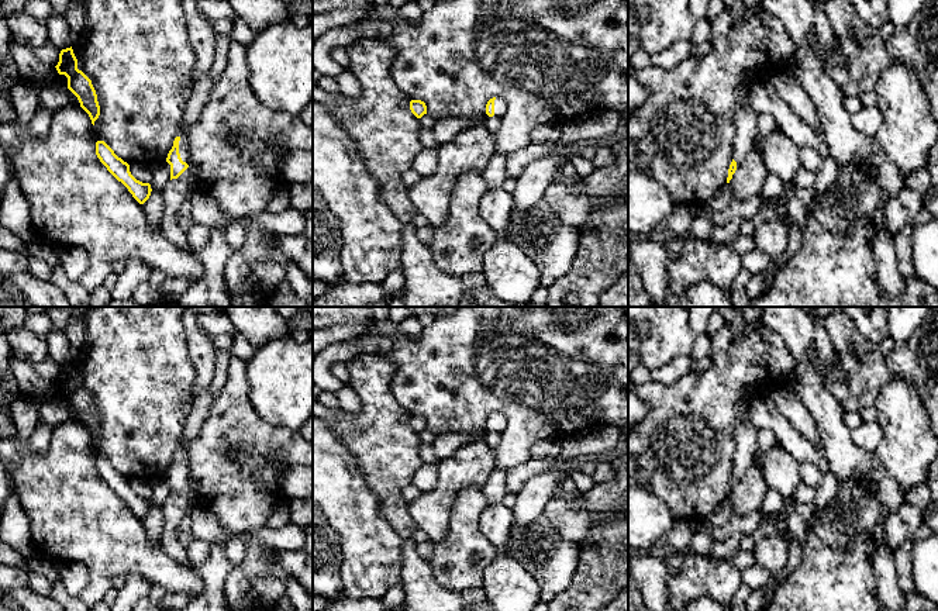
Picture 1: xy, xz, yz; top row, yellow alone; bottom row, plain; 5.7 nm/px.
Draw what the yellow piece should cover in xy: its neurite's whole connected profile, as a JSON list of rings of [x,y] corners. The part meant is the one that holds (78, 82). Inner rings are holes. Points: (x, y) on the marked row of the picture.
[[[72,46],[62,49],[55,66],[59,75],[68,77],[68,89],[77,97],[80,107],[89,114],[92,124],[100,115],[100,106],[92,80],[77,69],[77,59]]]

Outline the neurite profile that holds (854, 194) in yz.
[[[858,163],[838,168],[838,177],[821,196],[814,197],[808,214],[832,234],[845,234],[858,218],[872,222],[875,210],[882,204],[883,191]]]

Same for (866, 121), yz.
[[[877,107],[863,108],[851,114],[853,128],[868,138],[876,138],[882,125],[882,113]]]

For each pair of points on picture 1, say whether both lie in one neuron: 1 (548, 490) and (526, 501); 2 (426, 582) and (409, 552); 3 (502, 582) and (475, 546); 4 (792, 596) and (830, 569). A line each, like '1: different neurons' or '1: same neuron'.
1: same neuron
2: same neuron
3: different neurons
4: same neuron

